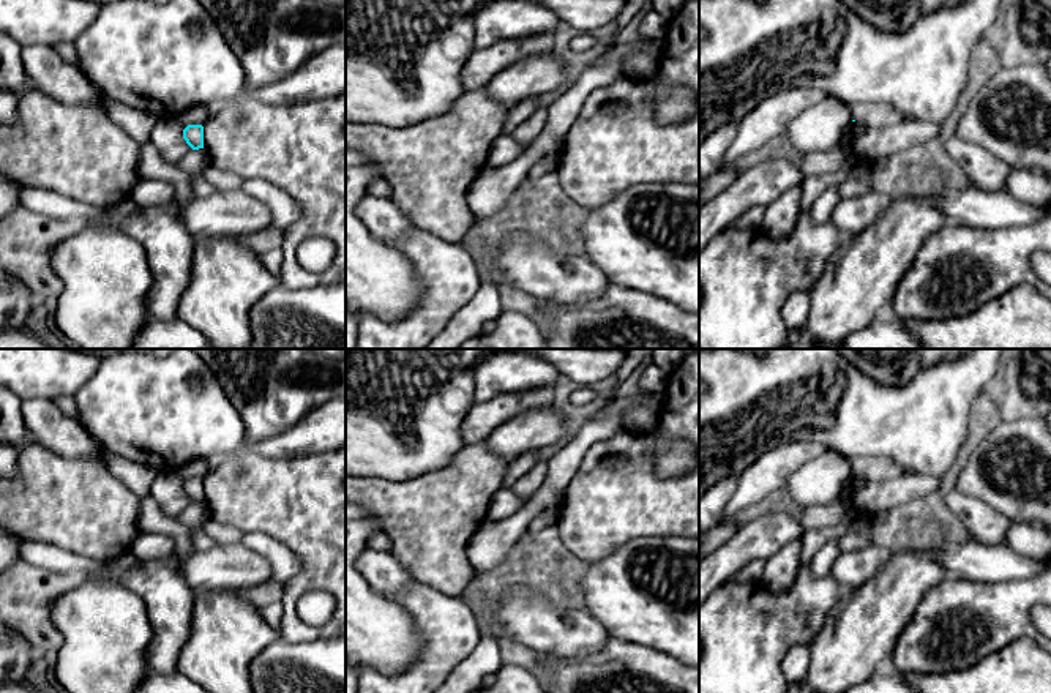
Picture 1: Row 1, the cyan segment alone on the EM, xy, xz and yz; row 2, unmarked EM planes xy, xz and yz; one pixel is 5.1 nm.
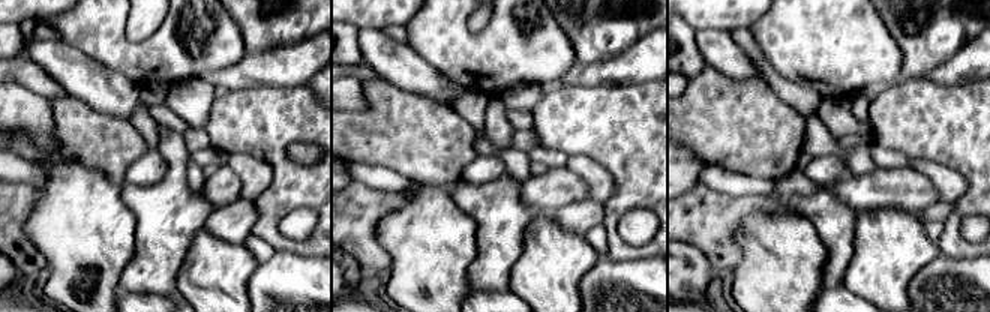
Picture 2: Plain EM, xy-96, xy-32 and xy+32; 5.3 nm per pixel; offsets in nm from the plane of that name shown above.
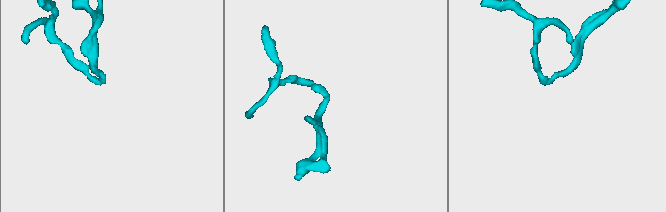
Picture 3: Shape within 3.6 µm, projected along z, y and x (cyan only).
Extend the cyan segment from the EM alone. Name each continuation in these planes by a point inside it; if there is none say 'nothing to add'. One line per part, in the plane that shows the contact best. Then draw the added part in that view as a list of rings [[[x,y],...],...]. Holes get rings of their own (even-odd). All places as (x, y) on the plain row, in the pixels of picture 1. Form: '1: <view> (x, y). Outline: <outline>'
nothing to add

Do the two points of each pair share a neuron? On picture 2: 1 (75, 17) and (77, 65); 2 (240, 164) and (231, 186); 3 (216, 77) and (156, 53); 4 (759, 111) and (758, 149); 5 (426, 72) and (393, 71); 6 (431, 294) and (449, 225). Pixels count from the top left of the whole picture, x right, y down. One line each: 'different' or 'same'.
1: different
2: different
3: different
4: same
5: same
6: same

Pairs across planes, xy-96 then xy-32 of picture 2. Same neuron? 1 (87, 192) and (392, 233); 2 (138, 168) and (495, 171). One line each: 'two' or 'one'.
1: one
2: one

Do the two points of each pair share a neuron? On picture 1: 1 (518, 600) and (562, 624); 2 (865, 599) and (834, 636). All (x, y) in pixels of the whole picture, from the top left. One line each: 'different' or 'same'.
1: same
2: same

